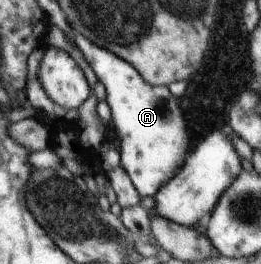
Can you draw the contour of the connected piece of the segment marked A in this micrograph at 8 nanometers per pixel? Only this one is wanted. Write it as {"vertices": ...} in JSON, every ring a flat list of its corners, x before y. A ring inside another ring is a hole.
{"vertices":[[75,32,74,45,81,51,91,70,95,72,97,80,107,90,107,104,111,108,112,124,119,137,120,166,125,169,131,179,133,186,137,189,140,197,154,197,162,186,165,186,183,167,185,159,189,157,189,133,185,125,184,113,177,98,172,97,167,86,153,86,147,83,139,73,117,55,109,53,109,49,103,49,93,45,81,33]]}

